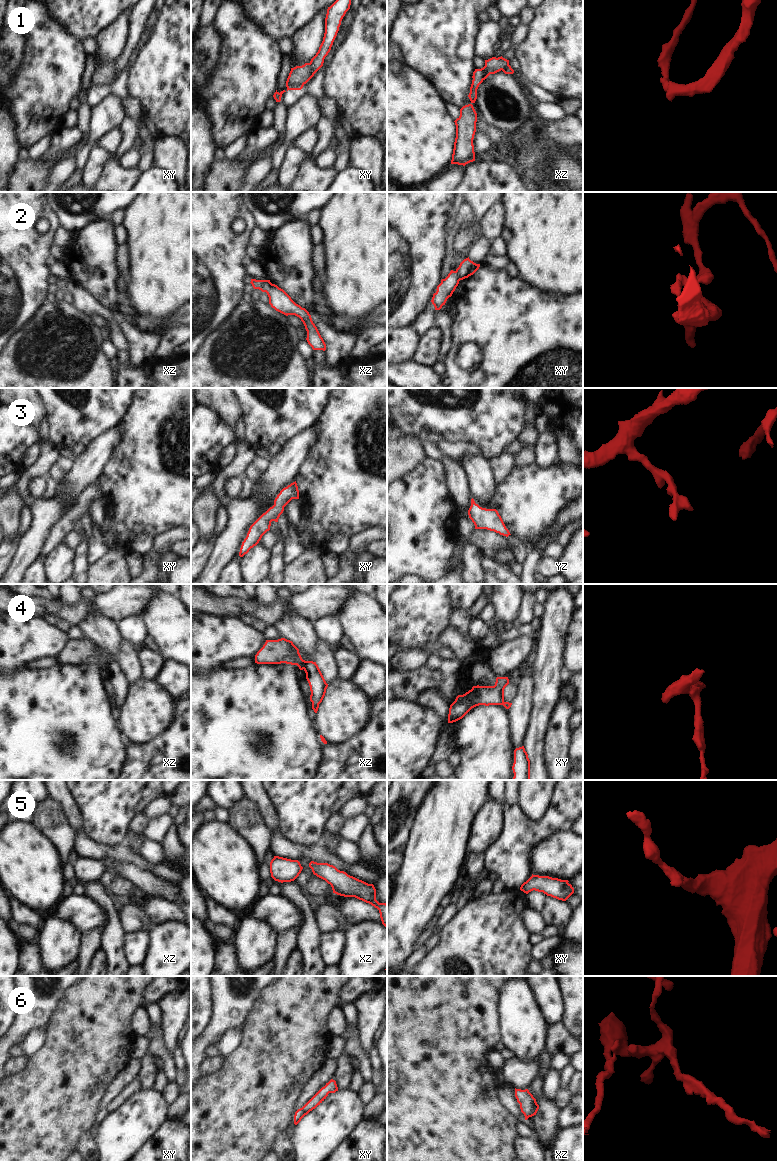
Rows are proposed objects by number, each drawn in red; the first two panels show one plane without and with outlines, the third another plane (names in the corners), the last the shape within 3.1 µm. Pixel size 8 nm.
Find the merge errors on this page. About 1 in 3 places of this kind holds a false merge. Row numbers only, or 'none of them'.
1, 2, 4

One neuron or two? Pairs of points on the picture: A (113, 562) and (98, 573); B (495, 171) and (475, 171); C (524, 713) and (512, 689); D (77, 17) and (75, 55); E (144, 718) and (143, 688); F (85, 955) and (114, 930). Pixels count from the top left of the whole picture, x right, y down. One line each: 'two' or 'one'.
A: one
B: one
C: two
D: two
E: one
F: two

